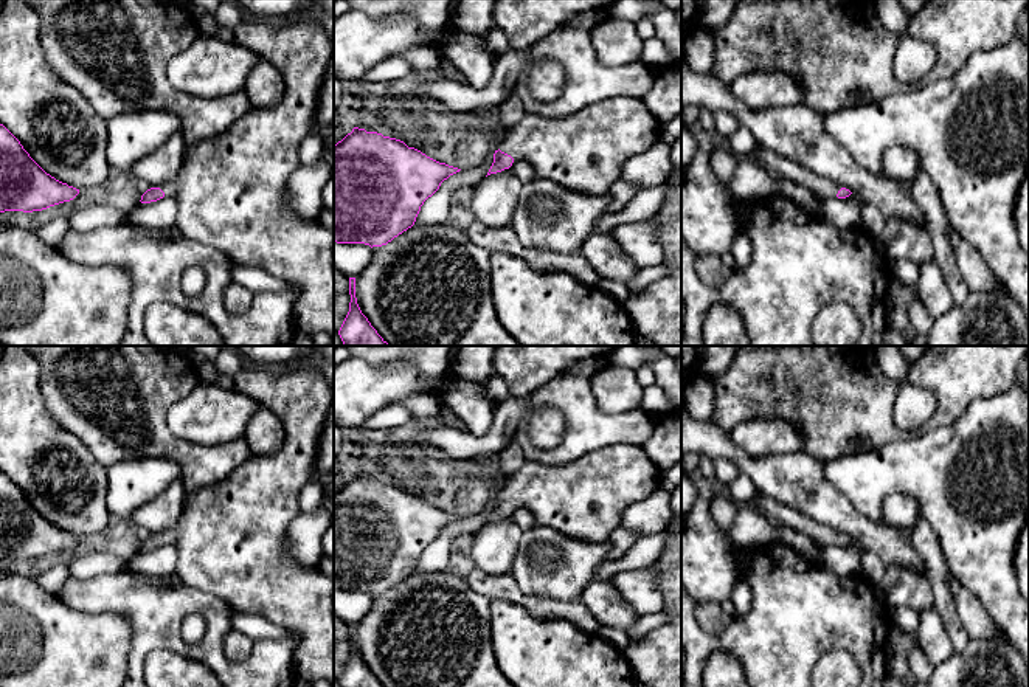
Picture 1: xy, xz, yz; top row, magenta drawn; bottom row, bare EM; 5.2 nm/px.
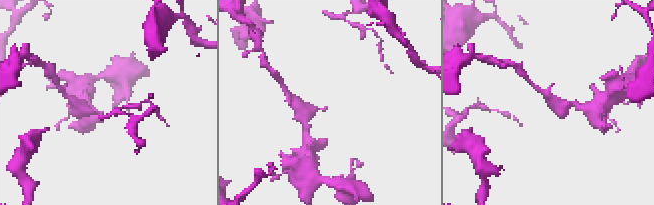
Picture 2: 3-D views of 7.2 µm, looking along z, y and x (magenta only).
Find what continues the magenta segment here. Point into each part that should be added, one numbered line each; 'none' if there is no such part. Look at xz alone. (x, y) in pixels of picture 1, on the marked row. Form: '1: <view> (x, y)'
1: xz (585, 151)

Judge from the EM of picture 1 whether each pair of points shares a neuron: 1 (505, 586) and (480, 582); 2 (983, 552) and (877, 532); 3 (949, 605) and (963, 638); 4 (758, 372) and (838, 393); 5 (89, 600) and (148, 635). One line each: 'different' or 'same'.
1: same
2: different
3: same
4: same
5: same

